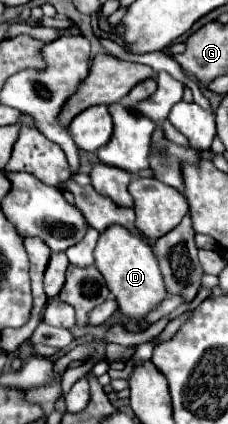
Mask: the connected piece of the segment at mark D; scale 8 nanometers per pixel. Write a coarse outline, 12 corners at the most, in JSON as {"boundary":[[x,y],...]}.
{"boundary":[[123,226],[97,242],[95,266],[123,316],[147,326],[167,300],[159,262]]}

